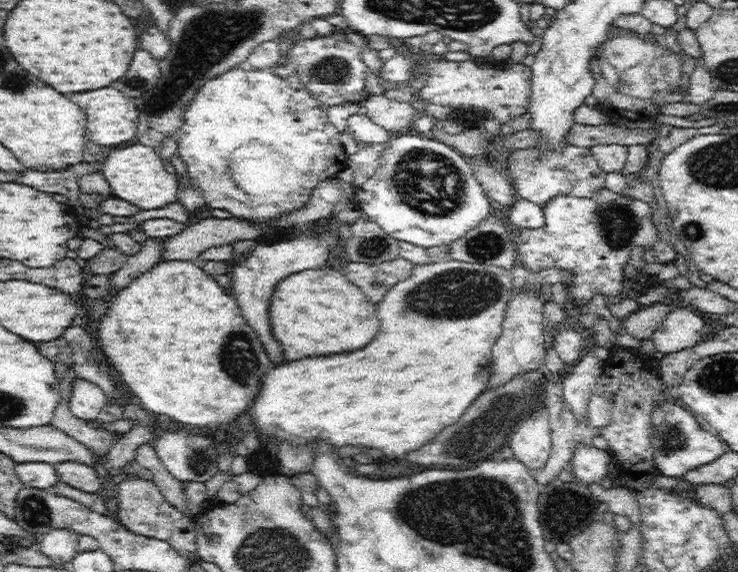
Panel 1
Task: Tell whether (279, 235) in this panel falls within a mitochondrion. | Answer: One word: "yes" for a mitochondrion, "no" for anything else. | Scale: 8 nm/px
no

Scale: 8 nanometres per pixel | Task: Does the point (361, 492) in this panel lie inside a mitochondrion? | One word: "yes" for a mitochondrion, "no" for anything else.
no

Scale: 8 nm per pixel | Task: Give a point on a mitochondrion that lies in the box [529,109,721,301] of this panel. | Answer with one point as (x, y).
(617, 223)

